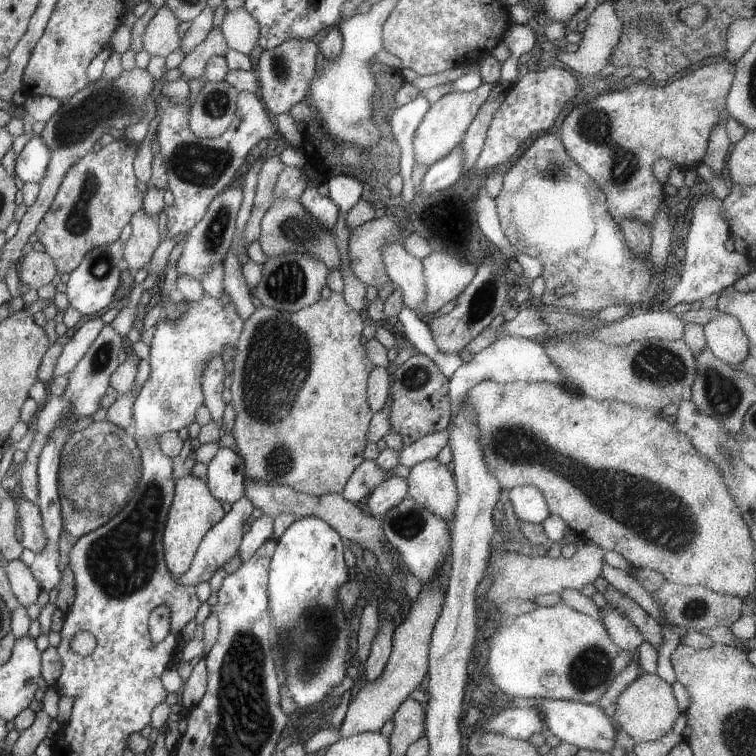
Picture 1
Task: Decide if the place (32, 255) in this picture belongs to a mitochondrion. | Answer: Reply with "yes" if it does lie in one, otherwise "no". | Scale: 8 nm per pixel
no

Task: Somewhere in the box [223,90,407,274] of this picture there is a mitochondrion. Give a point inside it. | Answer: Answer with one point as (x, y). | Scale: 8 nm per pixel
(297, 229)

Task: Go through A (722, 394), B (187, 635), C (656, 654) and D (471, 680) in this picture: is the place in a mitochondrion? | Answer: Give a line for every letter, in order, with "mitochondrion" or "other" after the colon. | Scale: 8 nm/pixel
A: mitochondrion
B: other
C: other
D: other

